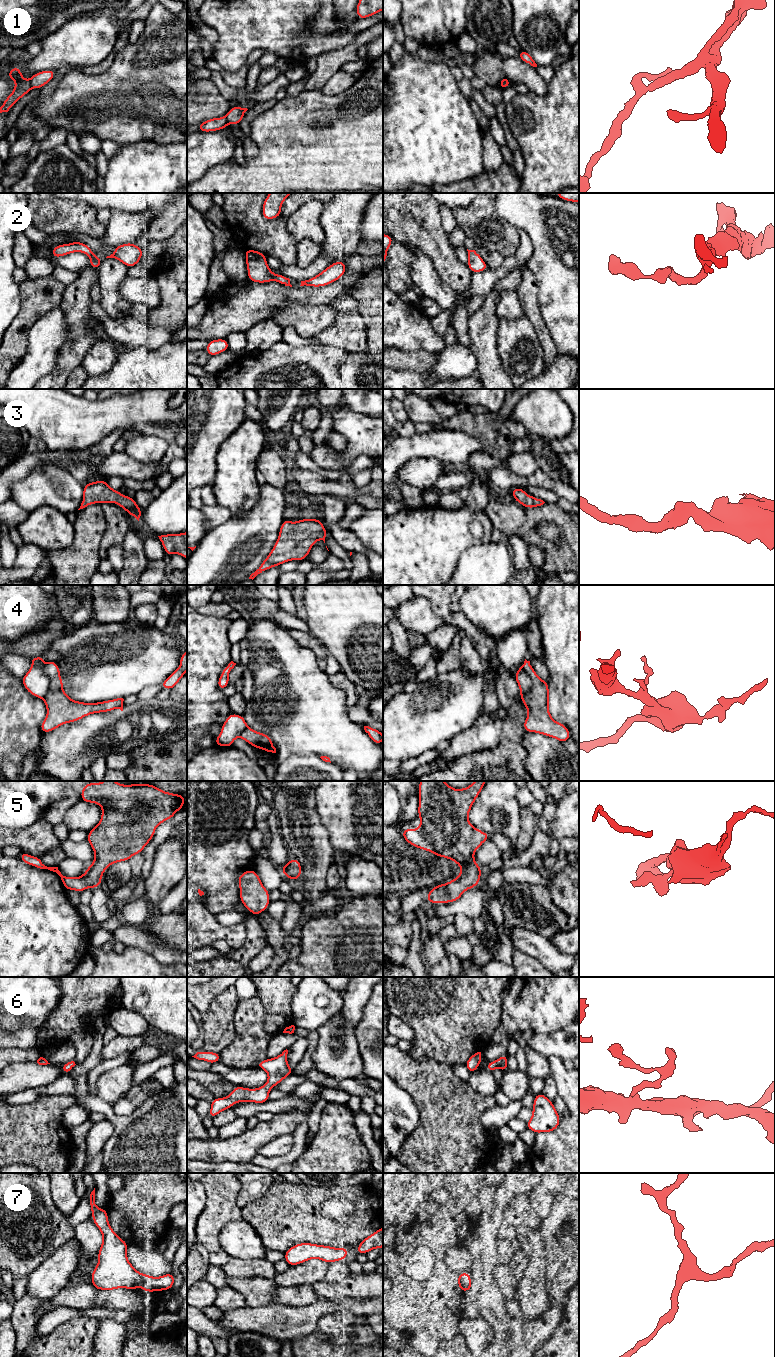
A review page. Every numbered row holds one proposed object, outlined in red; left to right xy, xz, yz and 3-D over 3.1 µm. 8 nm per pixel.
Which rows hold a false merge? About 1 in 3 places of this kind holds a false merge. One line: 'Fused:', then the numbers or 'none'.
Fused: 1, 4, 7

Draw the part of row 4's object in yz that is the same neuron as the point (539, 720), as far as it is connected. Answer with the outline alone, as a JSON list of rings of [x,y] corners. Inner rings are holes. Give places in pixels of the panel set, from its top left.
[[[525,660],[522,668],[531,677],[531,691],[520,693],[520,698],[528,710],[523,724],[524,730],[552,737],[565,743],[571,734],[564,724],[556,722],[550,715],[548,682],[539,678],[530,661]]]

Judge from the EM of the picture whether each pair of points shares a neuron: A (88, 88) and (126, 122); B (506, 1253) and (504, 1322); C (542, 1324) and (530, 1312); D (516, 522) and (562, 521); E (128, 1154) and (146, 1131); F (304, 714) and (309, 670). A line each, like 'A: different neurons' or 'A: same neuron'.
A: same neuron
B: different neurons
C: different neurons
D: same neuron
E: same neuron
F: same neuron

